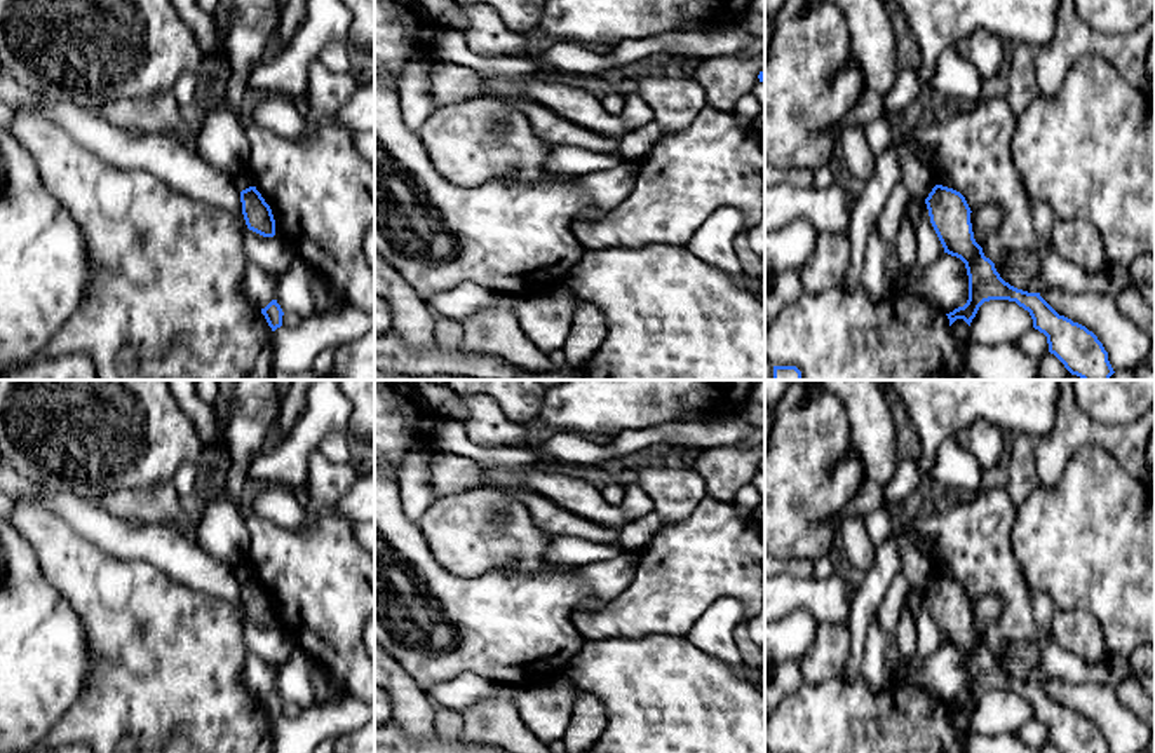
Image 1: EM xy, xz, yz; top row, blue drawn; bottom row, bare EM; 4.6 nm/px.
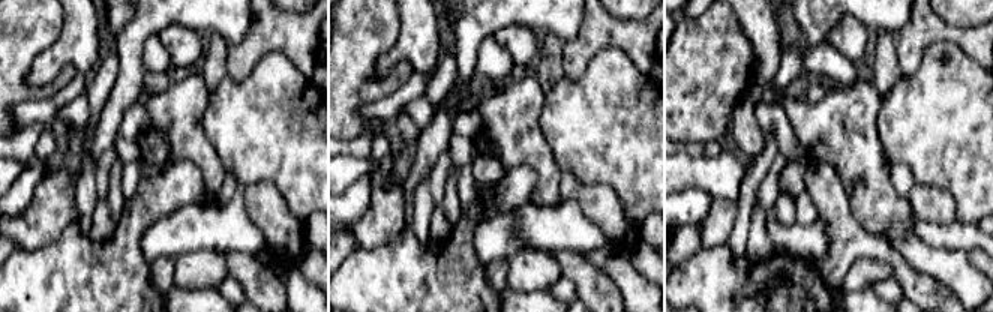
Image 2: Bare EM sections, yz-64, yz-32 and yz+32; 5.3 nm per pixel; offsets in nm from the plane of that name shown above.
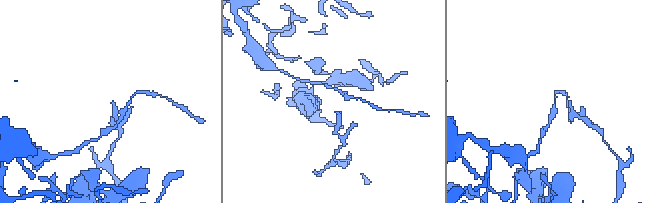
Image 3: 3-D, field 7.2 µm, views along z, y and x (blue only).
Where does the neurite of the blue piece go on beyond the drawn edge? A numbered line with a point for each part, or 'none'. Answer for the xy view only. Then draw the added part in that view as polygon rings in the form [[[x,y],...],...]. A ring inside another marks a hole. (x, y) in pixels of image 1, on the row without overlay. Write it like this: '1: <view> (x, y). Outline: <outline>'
none

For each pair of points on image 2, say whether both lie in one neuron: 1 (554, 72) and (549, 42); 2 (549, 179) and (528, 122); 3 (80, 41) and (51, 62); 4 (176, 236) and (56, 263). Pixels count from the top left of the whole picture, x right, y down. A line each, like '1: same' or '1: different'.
1: same
2: same
3: same
4: different

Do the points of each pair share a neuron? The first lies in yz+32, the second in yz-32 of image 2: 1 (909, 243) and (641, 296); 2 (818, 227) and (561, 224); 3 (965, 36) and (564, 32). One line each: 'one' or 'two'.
1: one
2: one
3: two

